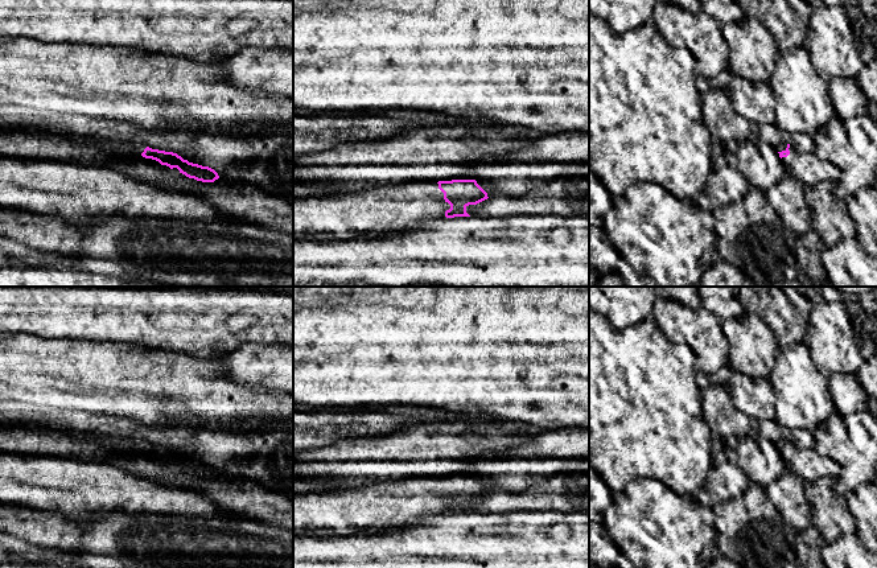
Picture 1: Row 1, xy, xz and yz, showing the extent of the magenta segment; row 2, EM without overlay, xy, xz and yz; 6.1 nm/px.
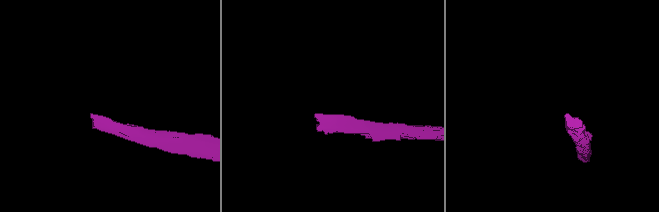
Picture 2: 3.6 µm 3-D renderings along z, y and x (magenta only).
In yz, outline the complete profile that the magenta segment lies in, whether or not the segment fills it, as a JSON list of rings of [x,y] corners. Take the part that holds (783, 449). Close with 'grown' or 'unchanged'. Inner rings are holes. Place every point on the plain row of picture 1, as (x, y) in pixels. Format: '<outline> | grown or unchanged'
[[[790,440],[777,443],[787,470],[795,473],[804,482],[812,482],[820,477],[837,478],[840,466],[831,458],[820,456],[815,448],[799,449]]] | grown

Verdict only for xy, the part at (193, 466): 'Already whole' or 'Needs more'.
Needs more

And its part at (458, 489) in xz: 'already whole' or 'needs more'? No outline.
needs more

